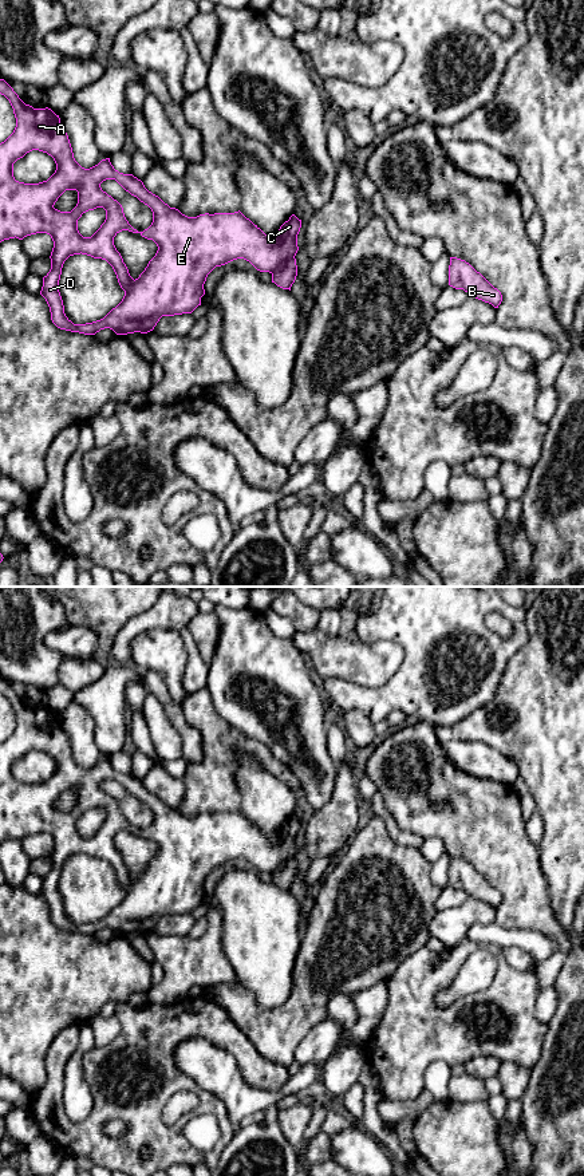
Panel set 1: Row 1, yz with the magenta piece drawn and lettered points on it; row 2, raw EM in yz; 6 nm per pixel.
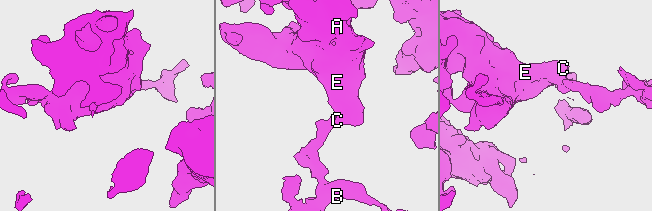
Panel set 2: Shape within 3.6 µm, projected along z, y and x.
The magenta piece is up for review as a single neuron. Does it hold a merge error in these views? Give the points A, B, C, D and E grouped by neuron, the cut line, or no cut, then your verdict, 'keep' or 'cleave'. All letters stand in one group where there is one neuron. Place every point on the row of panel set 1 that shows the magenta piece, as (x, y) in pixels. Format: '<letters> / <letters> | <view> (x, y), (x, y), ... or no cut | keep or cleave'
A C D E / B | yz (294, 256), (272, 273) | cleave

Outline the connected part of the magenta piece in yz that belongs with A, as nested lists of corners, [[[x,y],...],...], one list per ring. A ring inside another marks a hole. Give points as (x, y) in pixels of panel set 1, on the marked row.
[[[0,79],[0,94],[9,100],[16,118],[13,133],[0,143],[0,242],[15,237],[23,240],[36,233],[51,236],[54,241],[50,256],[51,269],[43,277],[40,295],[46,299],[51,320],[58,328],[84,335],[95,335],[104,328],[113,329],[117,335],[147,334],[154,329],[162,316],[192,313],[201,305],[201,297],[205,295],[204,284],[216,267],[244,259],[257,271],[273,273],[280,265],[296,256],[301,220],[295,214],[280,226],[275,238],[269,238],[240,210],[188,217],[149,192],[143,182],[133,174],[115,170],[110,158],[102,159],[90,169],[82,167],[74,158],[68,135],[60,125],[59,115],[48,107],[33,108],[25,104],[4,79]],[[32,150],[51,155],[56,163],[56,170],[47,181],[39,183],[19,182],[13,177],[13,163]],[[106,179],[115,179],[126,192],[151,209],[153,222],[147,229],[138,232],[129,224],[122,205],[102,190],[100,183]],[[66,190],[78,192],[78,204],[71,212],[60,212],[54,208]],[[96,208],[106,210],[106,220],[91,237],[83,237],[78,230],[78,220],[83,213]],[[122,230],[139,233],[142,237],[153,240],[158,246],[155,256],[135,280],[130,276],[114,245],[114,237]],[[80,253],[106,260],[113,267],[125,296],[103,319],[74,324],[64,313],[59,280],[64,261],[70,256]]]

